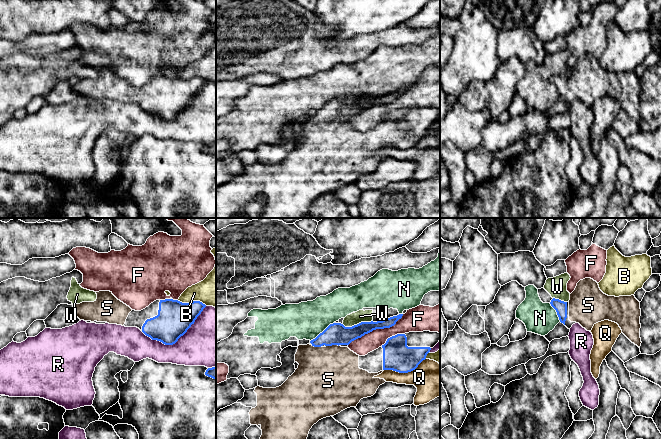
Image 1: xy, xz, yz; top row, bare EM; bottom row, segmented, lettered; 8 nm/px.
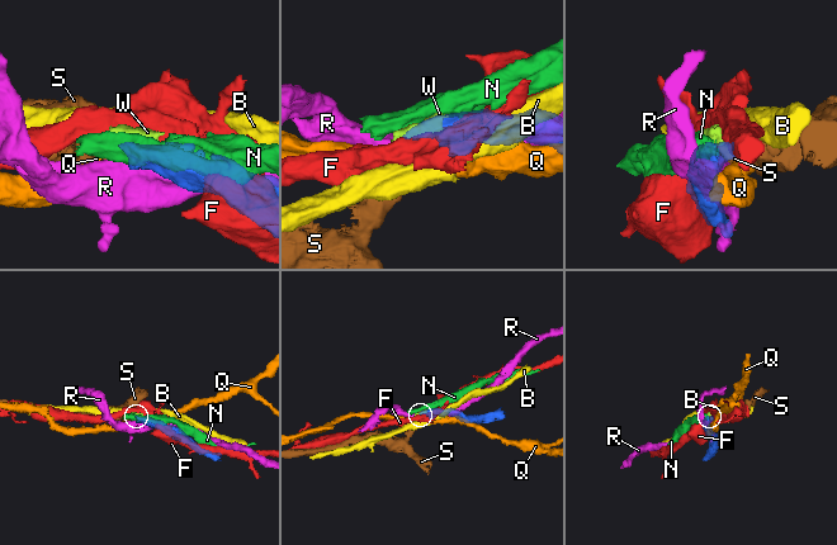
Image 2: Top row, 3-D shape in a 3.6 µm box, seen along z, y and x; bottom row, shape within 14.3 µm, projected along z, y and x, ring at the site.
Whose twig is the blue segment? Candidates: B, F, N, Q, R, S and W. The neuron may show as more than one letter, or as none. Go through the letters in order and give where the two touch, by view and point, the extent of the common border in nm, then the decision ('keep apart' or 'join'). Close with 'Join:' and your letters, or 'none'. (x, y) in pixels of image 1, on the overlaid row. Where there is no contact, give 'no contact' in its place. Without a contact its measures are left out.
B: xy (192, 302) | 240 nm | keep apart
F: xz (376, 328) | 500 nm | keep apart
N: xz (322, 332) | 240 nm | keep apart
Q: xz (404, 372) | 340 nm | keep apart
R: xy (176, 341) | 550 nm | keep apart
S: xz (332, 344) | 100 nm | join
W: xz (357, 324) | 260 nm | keep apart
Join: S

